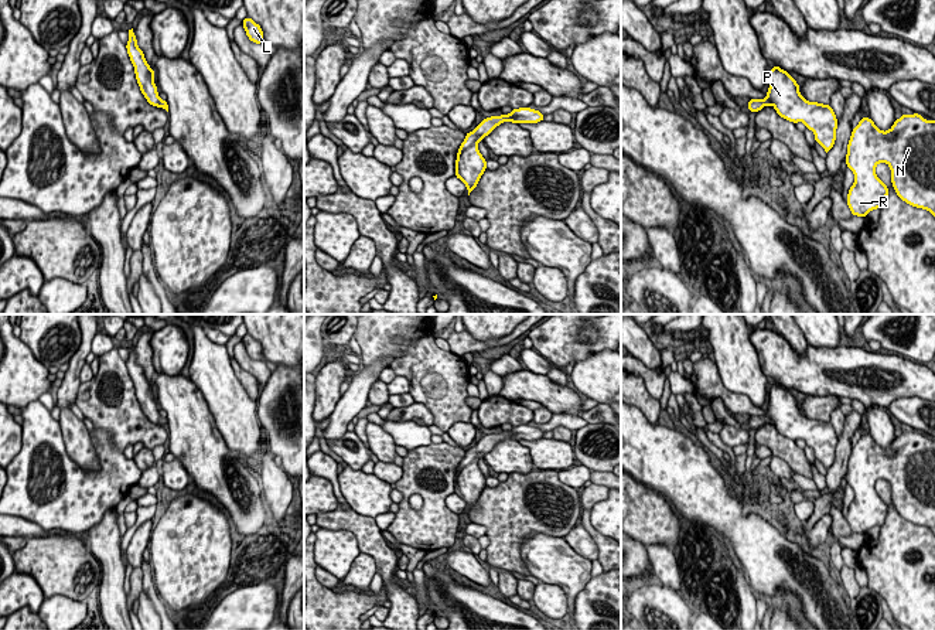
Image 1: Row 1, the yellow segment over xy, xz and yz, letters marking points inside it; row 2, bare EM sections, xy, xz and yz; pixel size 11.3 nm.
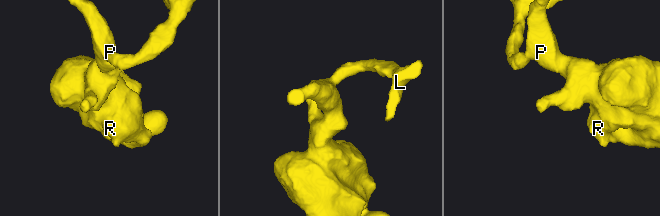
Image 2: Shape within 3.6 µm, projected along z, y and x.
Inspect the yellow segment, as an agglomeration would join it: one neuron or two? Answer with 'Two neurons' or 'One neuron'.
One neuron

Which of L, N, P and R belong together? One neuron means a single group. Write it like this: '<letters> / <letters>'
L N P R

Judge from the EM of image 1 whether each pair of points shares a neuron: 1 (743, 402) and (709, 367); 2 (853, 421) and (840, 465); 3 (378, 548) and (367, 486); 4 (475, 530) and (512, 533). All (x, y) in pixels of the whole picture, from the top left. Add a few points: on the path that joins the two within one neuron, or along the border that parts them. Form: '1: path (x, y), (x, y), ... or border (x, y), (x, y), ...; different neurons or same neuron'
1: path (732, 401), (709, 378); same neuron
2: path (848, 432), (842, 453); same neuron
3: border (350, 506), (359, 514), (374, 518); different neurons
4: border (471, 521), (480, 523), (487, 533); different neurons

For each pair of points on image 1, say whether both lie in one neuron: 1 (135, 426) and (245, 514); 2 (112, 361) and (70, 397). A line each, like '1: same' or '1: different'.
1: different
2: different

